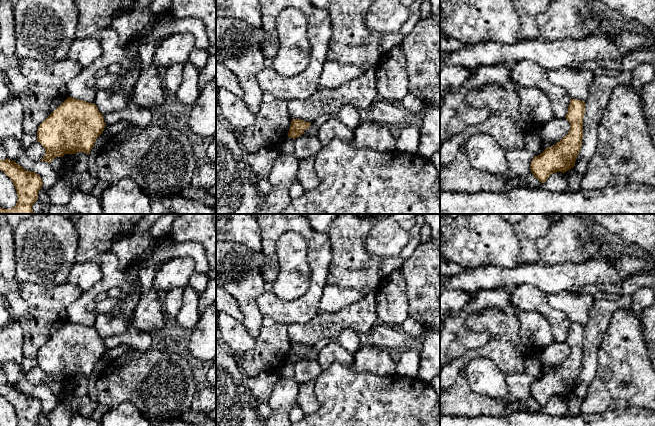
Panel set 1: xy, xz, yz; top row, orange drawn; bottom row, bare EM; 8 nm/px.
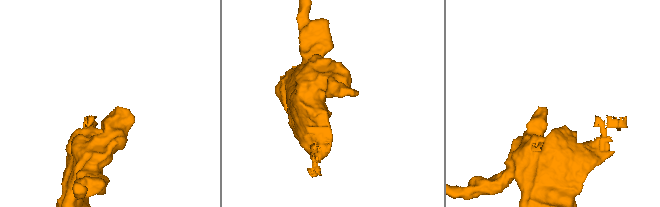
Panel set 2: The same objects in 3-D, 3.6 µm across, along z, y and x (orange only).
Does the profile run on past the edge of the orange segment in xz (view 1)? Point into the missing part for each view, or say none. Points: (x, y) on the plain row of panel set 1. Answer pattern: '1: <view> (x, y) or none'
1: none

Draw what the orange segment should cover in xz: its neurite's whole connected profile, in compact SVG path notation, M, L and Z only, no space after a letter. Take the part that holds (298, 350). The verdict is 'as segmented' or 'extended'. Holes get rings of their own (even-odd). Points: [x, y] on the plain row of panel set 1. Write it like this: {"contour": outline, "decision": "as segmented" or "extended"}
{"contour": "M292 343L288 356L288 361L293 363L301 360L305 354L310 351L311 347L300 343Z", "decision": "as segmented"}

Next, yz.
{"contour": "M571 323L565 341L570 347L568 358L531 385L531 396L541 407L545 407L551 398L564 397L575 390L583 367L584 337L585 325Z", "decision": "as segmented"}

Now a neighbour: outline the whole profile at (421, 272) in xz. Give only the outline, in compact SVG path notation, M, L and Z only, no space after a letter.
M440 239L420 244L400 271L406 282L408 316L440 332Z

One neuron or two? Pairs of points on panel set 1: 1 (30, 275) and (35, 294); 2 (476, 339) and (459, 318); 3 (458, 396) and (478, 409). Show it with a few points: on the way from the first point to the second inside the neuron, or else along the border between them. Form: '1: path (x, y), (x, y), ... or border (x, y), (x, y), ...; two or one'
1: border (21, 283), (55, 285); two
2: path (470, 338), (459, 327), (459, 324); one
3: path (463, 401), (473, 405); one

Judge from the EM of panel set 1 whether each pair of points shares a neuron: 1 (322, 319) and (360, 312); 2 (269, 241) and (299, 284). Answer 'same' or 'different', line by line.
1: same
2: different

